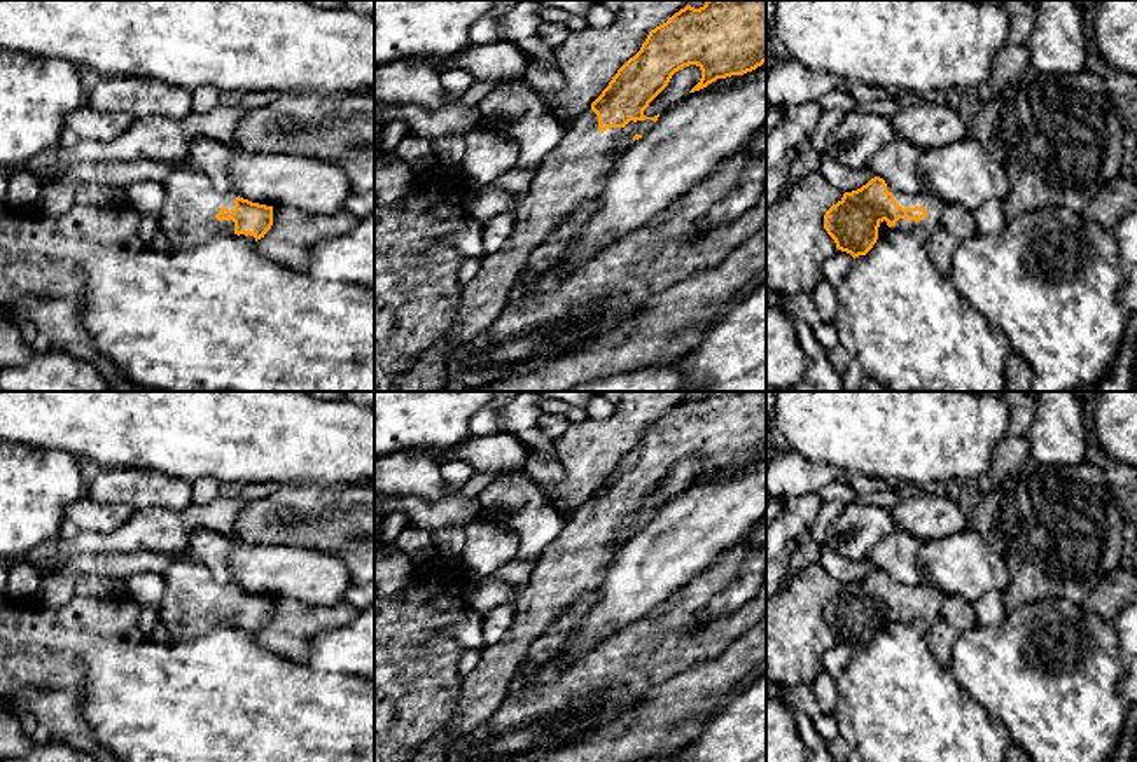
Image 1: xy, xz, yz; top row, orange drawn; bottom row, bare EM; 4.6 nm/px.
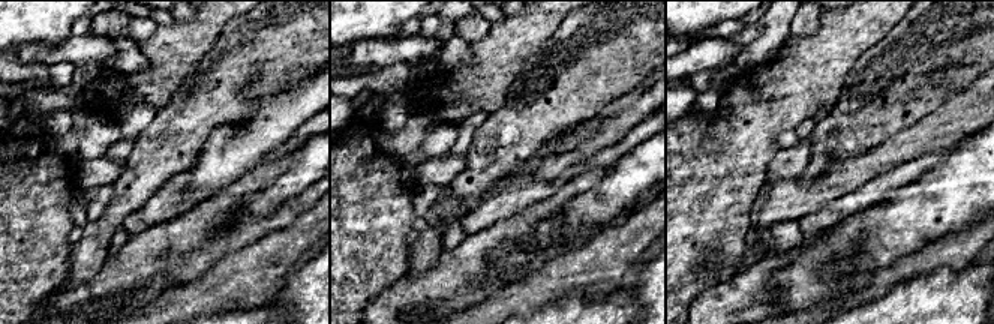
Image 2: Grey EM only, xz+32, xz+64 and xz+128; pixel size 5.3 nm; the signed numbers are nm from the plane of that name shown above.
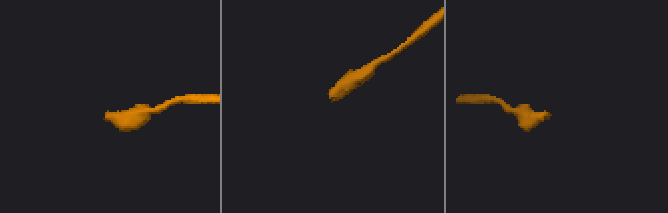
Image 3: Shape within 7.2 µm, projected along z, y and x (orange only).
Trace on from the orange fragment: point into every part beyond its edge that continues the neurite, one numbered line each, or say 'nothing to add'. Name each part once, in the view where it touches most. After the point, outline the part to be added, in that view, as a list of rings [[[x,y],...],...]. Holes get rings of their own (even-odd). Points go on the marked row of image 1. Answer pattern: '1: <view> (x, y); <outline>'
1: yz (924, 229); [[[887,182],[887,190],[894,194],[894,199],[903,208],[915,208],[922,206],[927,210],[927,217],[920,222],[899,218],[892,227],[887,225],[887,222],[880,222],[878,227],[878,238],[889,236],[892,232],[906,232],[915,236],[918,241],[927,243],[929,238],[936,232],[943,211],[948,206],[941,197],[925,192],[922,189],[918,190],[903,190],[894,187],[890,182]]]

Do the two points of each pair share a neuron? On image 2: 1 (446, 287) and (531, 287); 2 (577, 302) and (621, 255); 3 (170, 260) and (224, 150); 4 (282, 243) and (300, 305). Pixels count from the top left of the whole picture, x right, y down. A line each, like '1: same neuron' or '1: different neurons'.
1: different neurons
2: different neurons
3: different neurons
4: different neurons

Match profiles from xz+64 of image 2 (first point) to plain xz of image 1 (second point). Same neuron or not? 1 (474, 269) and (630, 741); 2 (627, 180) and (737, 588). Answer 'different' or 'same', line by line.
1: different
2: same

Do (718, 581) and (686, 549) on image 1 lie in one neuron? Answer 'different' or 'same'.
different

